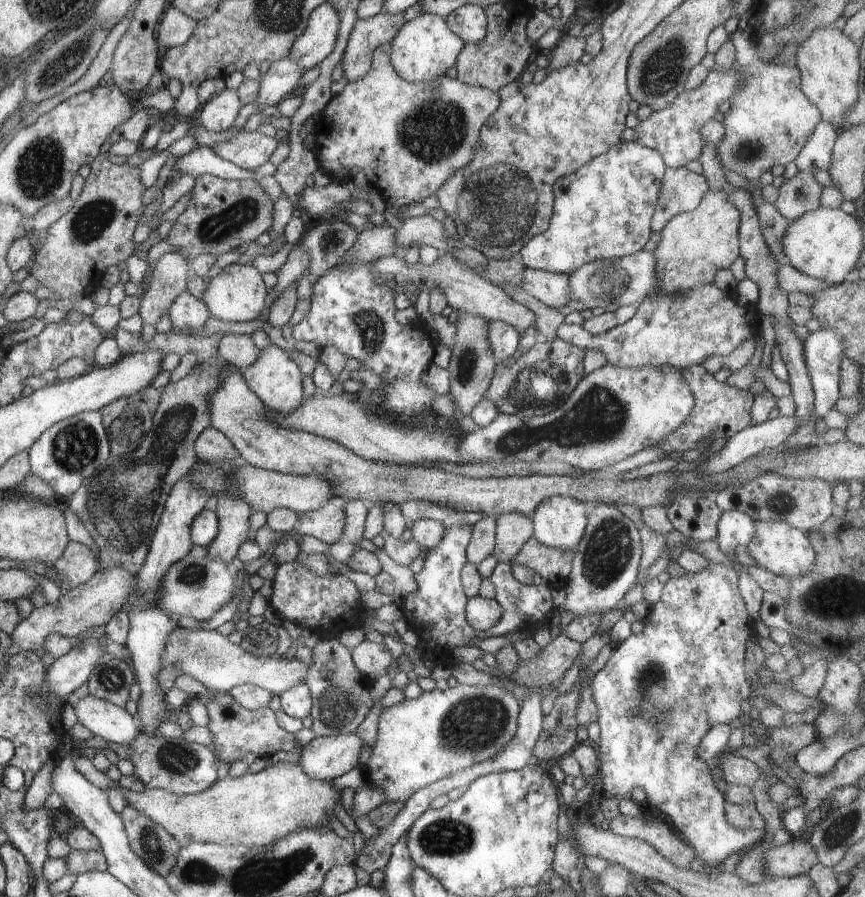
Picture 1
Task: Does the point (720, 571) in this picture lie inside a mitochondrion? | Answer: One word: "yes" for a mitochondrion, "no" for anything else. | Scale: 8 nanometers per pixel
no

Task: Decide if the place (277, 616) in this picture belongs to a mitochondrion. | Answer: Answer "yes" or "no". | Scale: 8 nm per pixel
no

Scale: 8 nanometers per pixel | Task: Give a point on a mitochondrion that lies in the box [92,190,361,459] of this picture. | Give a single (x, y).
(216, 229)

